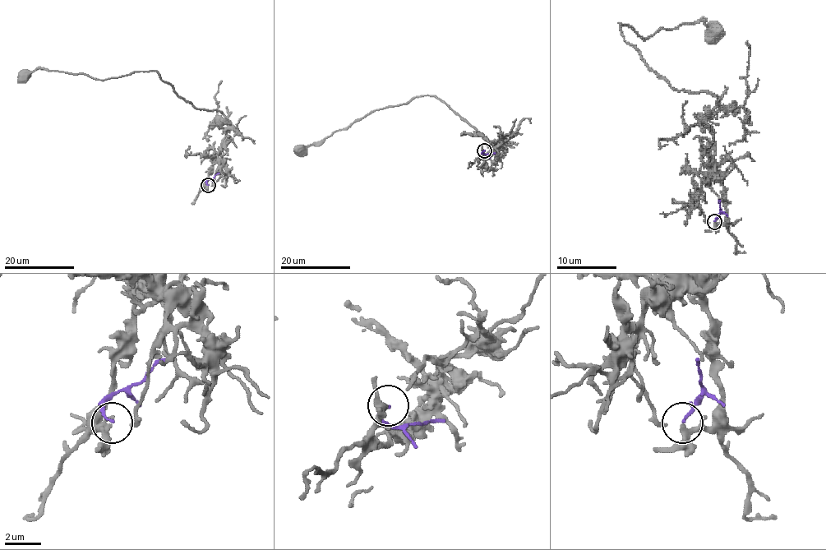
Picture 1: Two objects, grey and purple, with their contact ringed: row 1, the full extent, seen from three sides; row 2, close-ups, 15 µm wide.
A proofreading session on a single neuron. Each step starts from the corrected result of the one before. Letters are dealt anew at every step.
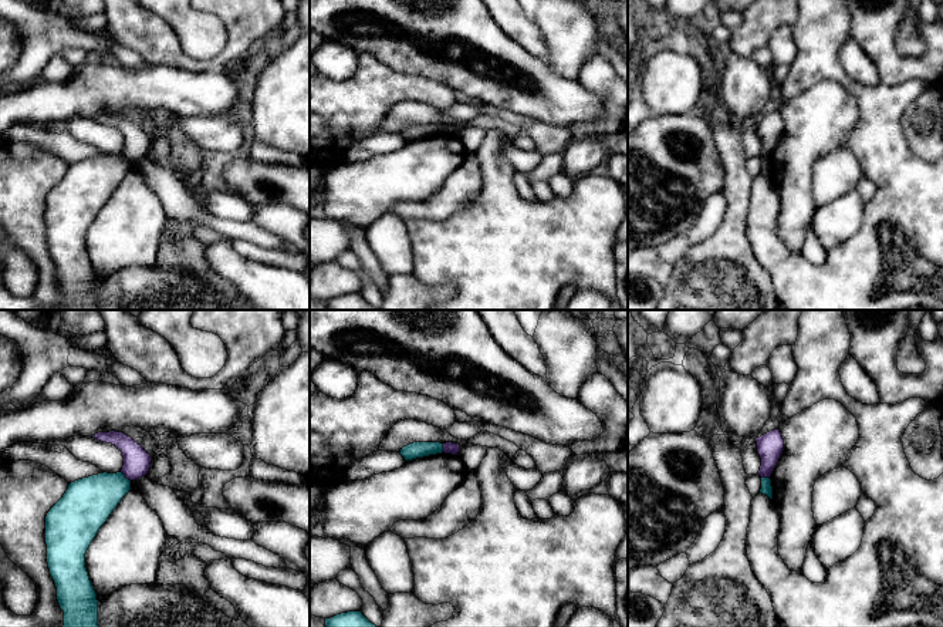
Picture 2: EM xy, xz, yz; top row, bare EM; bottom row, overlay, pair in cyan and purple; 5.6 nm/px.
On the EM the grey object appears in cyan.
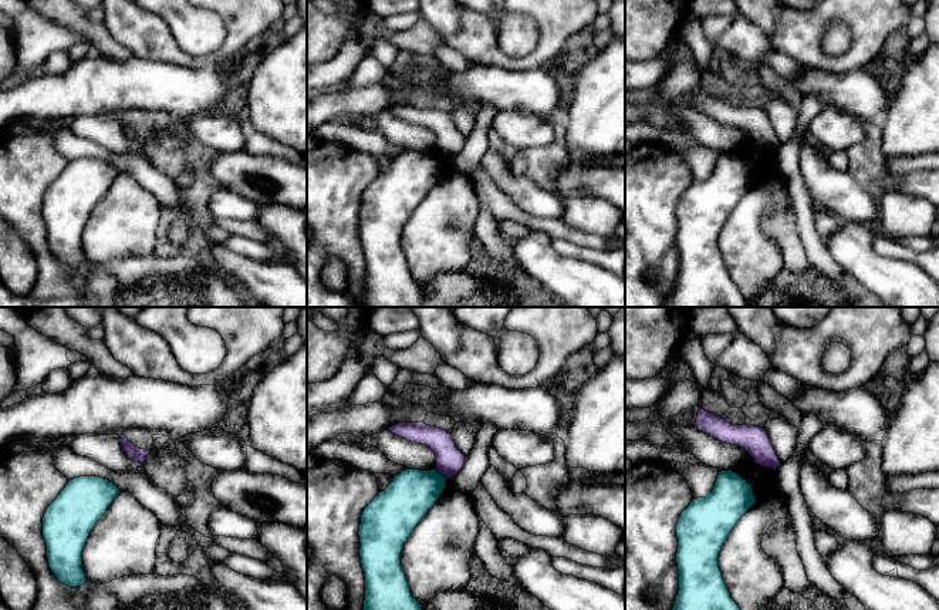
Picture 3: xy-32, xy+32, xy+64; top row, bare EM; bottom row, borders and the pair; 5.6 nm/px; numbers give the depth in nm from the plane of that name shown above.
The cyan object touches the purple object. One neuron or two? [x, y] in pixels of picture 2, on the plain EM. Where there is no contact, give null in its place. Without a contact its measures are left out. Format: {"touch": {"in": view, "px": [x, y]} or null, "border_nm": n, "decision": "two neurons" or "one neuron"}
{"touch": {"in": "xy", "px": [124, 158]}, "border_nm": 80, "decision": "two neurons"}

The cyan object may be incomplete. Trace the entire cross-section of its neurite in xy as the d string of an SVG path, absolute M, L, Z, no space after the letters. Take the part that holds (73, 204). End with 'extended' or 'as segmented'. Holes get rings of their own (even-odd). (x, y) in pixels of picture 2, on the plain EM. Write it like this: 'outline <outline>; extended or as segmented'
outline M122 154L82 159L68 166L45 198L47 245L64 293L61 310L99 310L85 235L129 172L131 162Z; as segmented

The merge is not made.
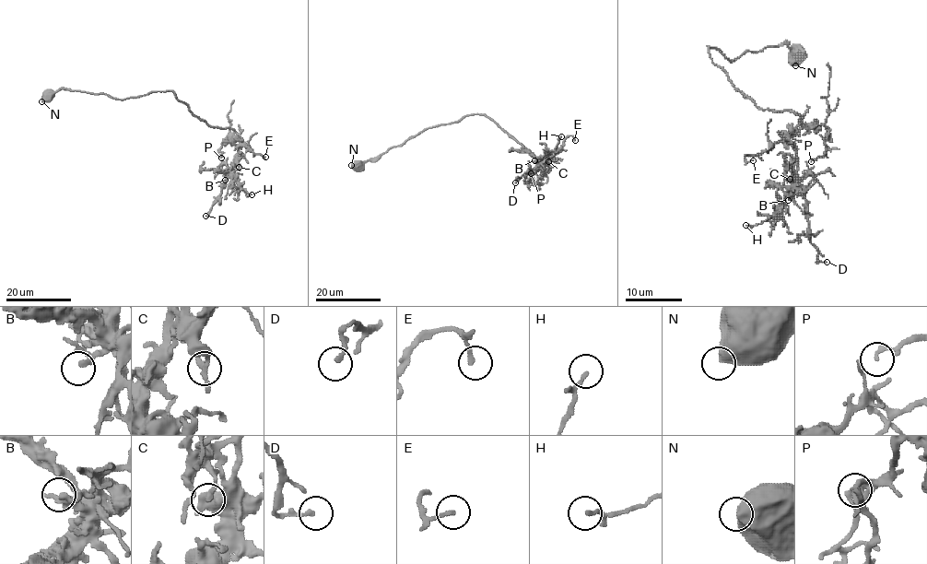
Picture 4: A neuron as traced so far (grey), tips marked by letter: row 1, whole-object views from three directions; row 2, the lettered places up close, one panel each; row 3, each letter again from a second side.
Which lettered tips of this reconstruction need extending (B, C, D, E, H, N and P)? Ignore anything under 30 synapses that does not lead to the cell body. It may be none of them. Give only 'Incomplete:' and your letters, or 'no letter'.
Incomplete: no letter

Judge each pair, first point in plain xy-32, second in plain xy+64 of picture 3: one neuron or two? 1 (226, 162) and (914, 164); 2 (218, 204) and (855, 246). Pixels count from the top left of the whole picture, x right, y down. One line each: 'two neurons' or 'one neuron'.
1: two neurons
2: two neurons

